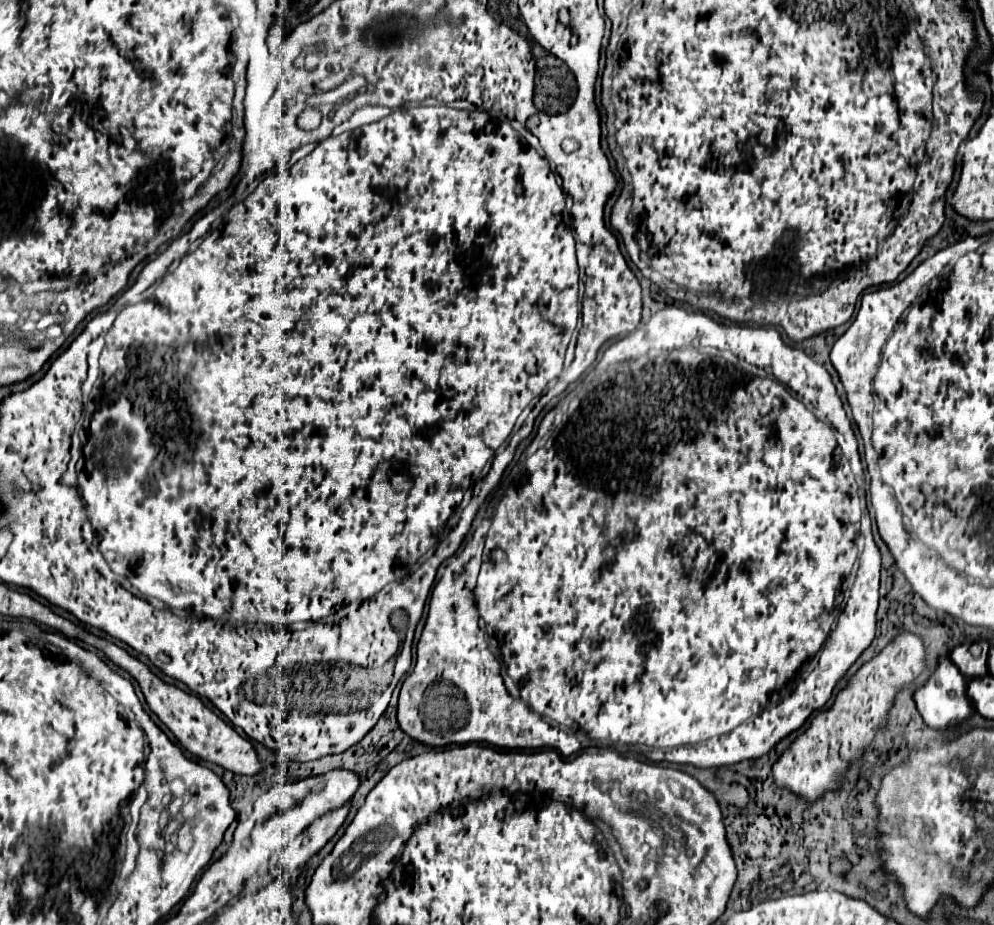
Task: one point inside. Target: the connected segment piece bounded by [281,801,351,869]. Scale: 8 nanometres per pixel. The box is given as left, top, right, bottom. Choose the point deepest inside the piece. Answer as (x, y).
(309, 842)

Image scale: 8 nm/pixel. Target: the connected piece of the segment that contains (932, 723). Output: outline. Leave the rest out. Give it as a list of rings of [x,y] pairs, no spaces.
[[[939,657],[939,663],[937,663],[933,675],[927,679],[925,685],[921,685],[913,693],[917,711],[921,713],[923,721],[933,729],[947,729],[947,727],[967,719],[973,713],[973,707],[971,707],[971,701],[967,699],[965,687],[967,687],[967,677],[947,657]]]

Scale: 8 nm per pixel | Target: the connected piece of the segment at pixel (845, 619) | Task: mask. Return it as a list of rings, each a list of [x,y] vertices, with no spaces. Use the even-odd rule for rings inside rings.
[[[642,293],[642,316],[639,327],[633,333],[620,337],[619,341],[611,343],[605,349],[601,361],[599,359],[596,361],[595,369],[591,369],[573,391],[573,401],[569,403],[569,409],[565,411],[561,423],[553,425],[555,416],[560,410],[559,405],[543,418],[536,436],[522,455],[523,462],[529,458],[525,463],[525,473],[515,485],[511,485],[505,491],[493,513],[491,527],[485,539],[483,563],[475,587],[477,607],[473,603],[473,591],[469,591],[465,584],[467,561],[470,562],[472,559],[475,548],[465,546],[461,555],[455,555],[447,563],[443,577],[439,579],[439,583],[431,593],[427,621],[421,639],[417,643],[415,669],[409,673],[409,677],[405,677],[399,693],[397,723],[399,729],[407,733],[411,739],[427,747],[467,745],[473,741],[489,743],[501,749],[549,747],[565,757],[577,753],[577,749],[585,749],[593,745],[599,747],[601,743],[607,743],[609,747],[615,747],[619,751],[627,749],[627,751],[641,753],[655,763],[667,761],[667,763],[693,765],[703,769],[735,765],[743,761],[743,759],[733,759],[735,755],[745,753],[745,759],[759,759],[761,755],[767,755],[781,739],[801,729],[813,711],[825,707],[837,683],[845,677],[845,673],[859,659],[859,655],[871,645],[875,637],[877,607],[880,599],[881,553],[871,535],[871,521],[867,519],[867,511],[863,511],[861,507],[865,501],[861,501],[859,491],[863,491],[865,479],[857,453],[857,441],[851,423],[843,411],[843,403],[837,395],[837,389],[831,381],[831,375],[805,351],[785,345],[781,335],[773,327],[735,323],[713,311],[695,309],[686,301],[670,299],[666,304],[667,309],[659,301],[654,300],[652,294]],[[855,539],[859,543],[860,565],[855,583],[851,587],[851,595],[845,603],[845,609],[841,609],[845,595],[849,591],[849,575],[853,563],[857,561]],[[479,615],[485,621],[485,633],[479,629]],[[495,657],[503,663],[507,675],[519,687],[521,699],[533,709],[529,709],[520,698],[513,698],[505,689],[503,679],[499,675],[499,661]],[[615,699],[623,699],[623,707],[615,707]]]

